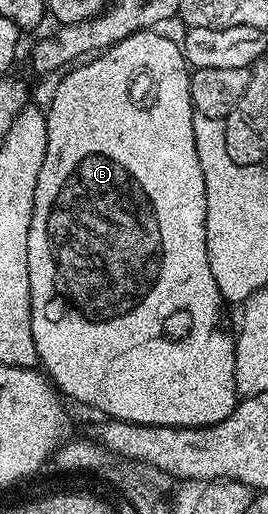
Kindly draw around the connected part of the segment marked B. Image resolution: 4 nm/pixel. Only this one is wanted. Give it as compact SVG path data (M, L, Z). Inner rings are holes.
M157 30L136 32L127 38L123 38L119 43L112 44L104 52L70 67L60 77L62 80L58 82L57 89L53 92L53 101L49 104L49 117L45 120L45 137L43 137L45 157L43 158L43 166L39 170L39 182L35 182L31 230L28 234L27 268L31 278L31 332L35 334L35 348L40 367L45 375L57 385L57 391L61 393L62 397L68 398L70 401L72 401L71 399L78 400L79 403L86 404L89 408L98 408L99 411L105 412L101 414L115 420L126 420L136 424L171 426L172 428L203 428L206 424L217 424L223 418L227 418L233 413L233 408L237 405L239 393L235 386L235 340L231 332L228 332L221 325L221 307L223 307L221 291L215 282L215 274L211 274L211 262L207 258L207 238L205 237L203 223L203 181L199 158L195 154L193 145L193 118L195 113L193 111L193 99L189 93L191 69L185 63L182 45L178 41L176 44L169 36L160 36L159 33L160 31Z

